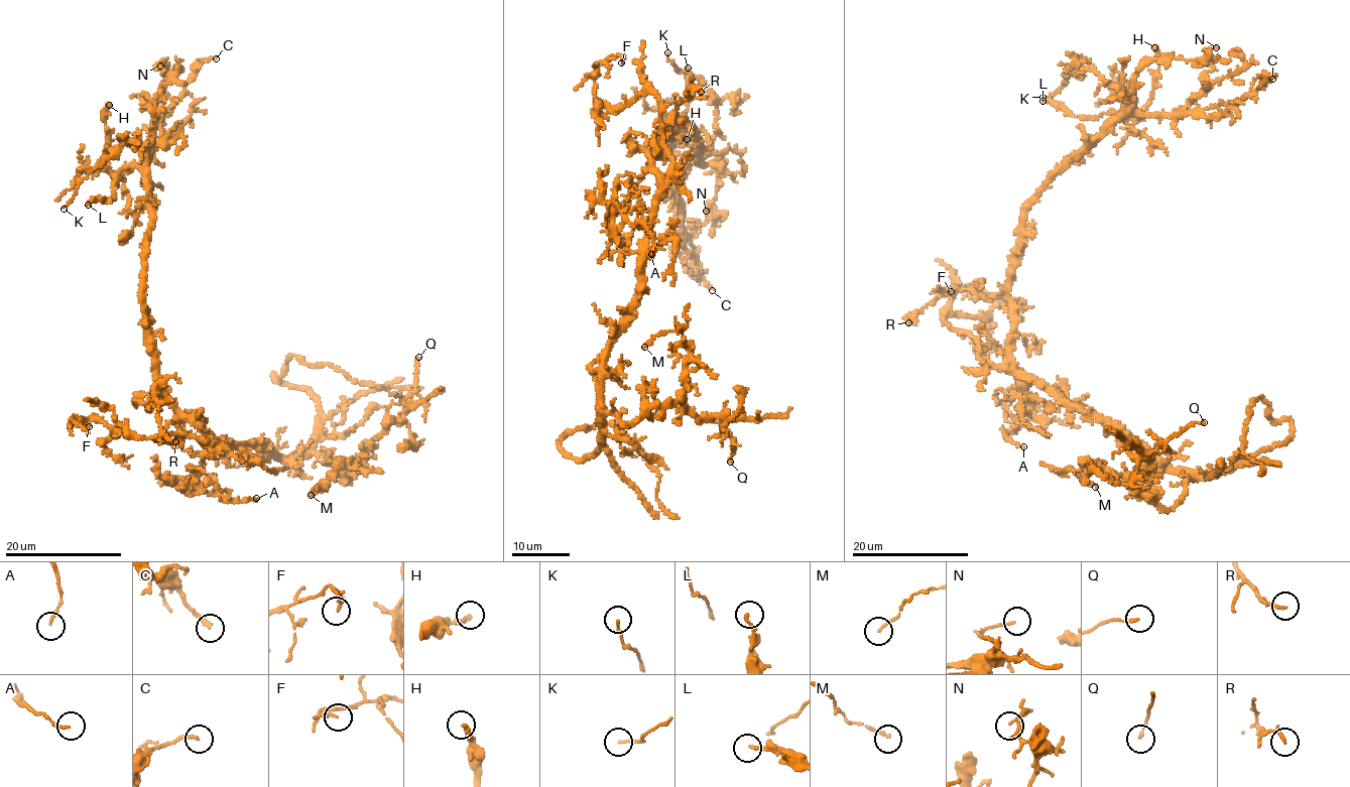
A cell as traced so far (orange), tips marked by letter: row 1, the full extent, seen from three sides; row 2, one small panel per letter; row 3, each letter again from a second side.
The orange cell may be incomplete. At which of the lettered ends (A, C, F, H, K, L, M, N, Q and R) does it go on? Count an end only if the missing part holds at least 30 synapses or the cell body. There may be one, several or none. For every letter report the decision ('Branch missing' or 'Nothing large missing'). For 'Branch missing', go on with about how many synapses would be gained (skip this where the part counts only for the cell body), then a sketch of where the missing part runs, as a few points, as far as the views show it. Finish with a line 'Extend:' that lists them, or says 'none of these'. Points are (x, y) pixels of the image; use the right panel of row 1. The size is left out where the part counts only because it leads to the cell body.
A: Nothing large missing
C: Nothing large missing
F: Nothing large missing
H: Nothing large missing
K: Nothing large missing
L: Nothing large missing
M: Nothing large missing
N: Nothing large missing
Q: Nothing large missing
R: Nothing large missing
Extend: none of these

